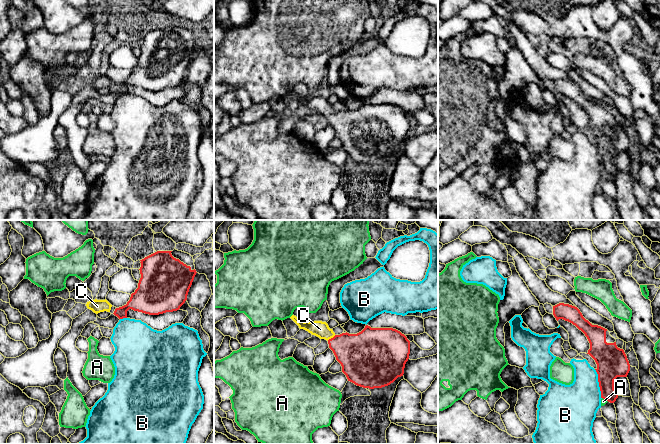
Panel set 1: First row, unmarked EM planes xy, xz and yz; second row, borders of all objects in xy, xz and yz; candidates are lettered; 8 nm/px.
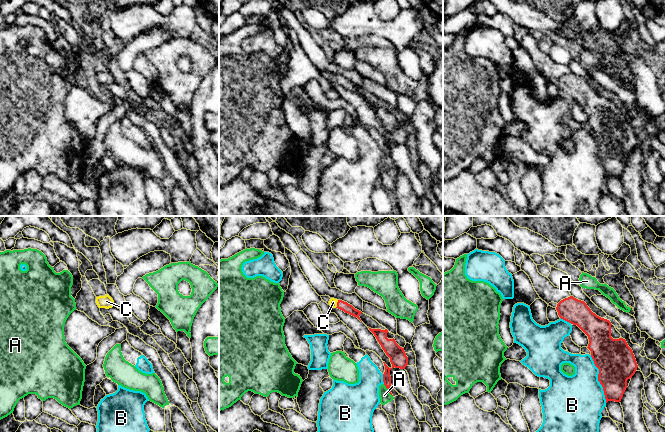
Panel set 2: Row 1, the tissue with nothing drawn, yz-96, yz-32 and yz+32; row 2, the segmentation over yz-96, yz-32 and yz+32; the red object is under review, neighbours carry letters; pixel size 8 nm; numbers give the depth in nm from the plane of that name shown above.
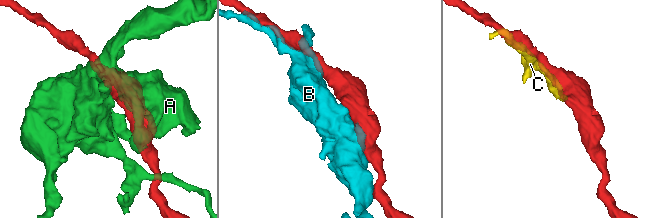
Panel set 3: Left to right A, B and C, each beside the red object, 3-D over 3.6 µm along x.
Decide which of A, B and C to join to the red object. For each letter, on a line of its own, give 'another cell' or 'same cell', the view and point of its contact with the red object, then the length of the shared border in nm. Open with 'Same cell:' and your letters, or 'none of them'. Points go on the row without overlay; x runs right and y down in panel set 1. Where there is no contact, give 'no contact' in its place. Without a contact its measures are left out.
Same cell: C
A: another cell | yz (605, 175) | 70 nm
B: another cell | yz (599, 160) | 240 nm
C: same cell | xz (331, 114) | 80 nm

